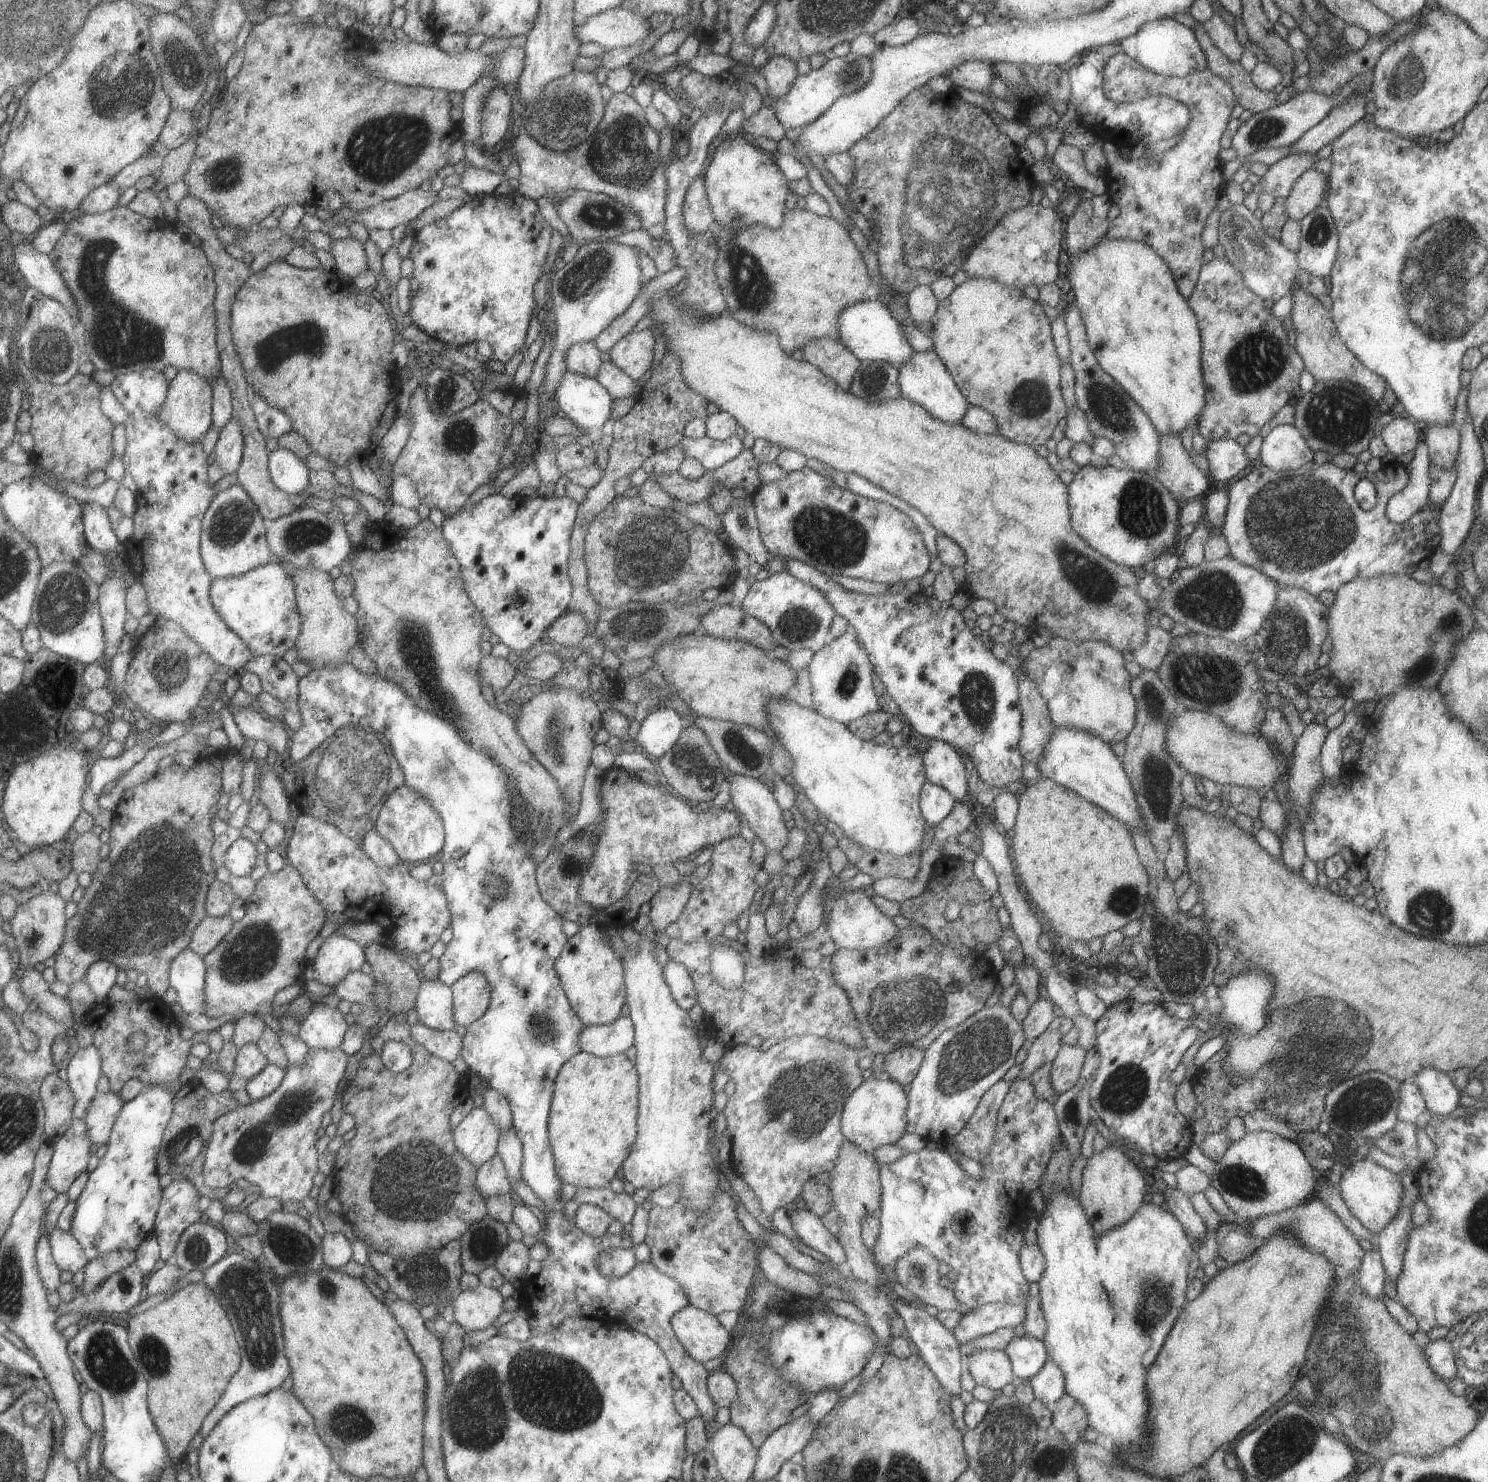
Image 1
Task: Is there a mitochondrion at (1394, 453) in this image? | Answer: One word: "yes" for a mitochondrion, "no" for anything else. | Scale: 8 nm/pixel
no

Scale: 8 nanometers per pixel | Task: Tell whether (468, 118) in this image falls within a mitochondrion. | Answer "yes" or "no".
no

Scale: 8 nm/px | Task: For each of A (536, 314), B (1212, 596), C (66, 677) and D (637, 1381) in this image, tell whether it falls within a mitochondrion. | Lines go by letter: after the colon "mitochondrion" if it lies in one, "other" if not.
A: other
B: mitochondrion
C: other
D: other

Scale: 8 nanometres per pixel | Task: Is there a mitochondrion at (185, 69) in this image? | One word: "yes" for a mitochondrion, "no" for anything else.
yes

